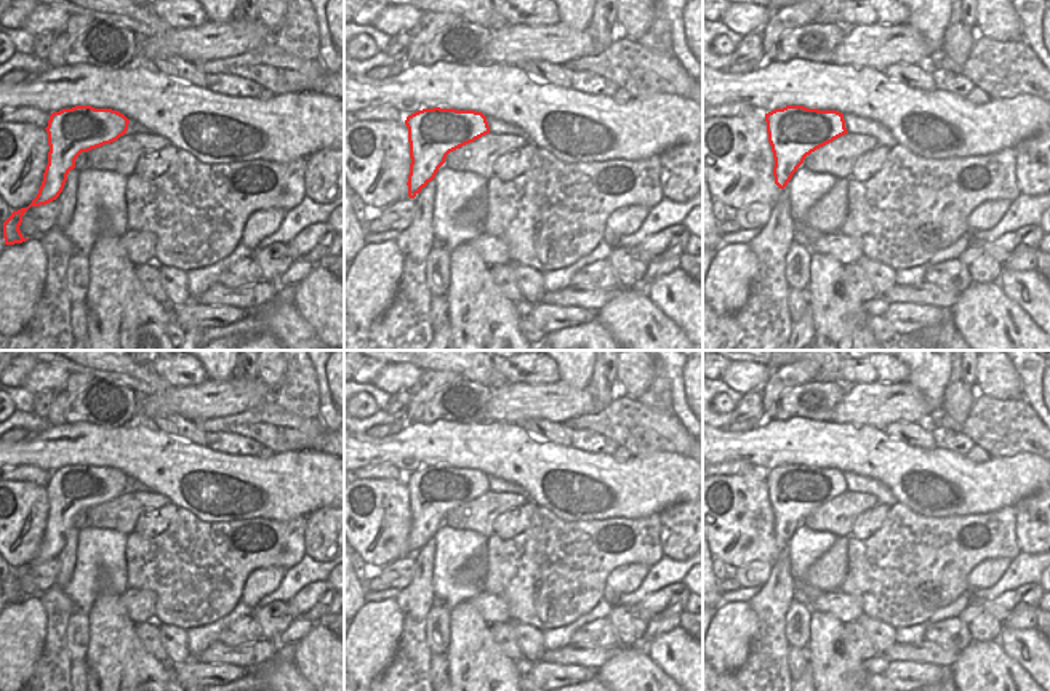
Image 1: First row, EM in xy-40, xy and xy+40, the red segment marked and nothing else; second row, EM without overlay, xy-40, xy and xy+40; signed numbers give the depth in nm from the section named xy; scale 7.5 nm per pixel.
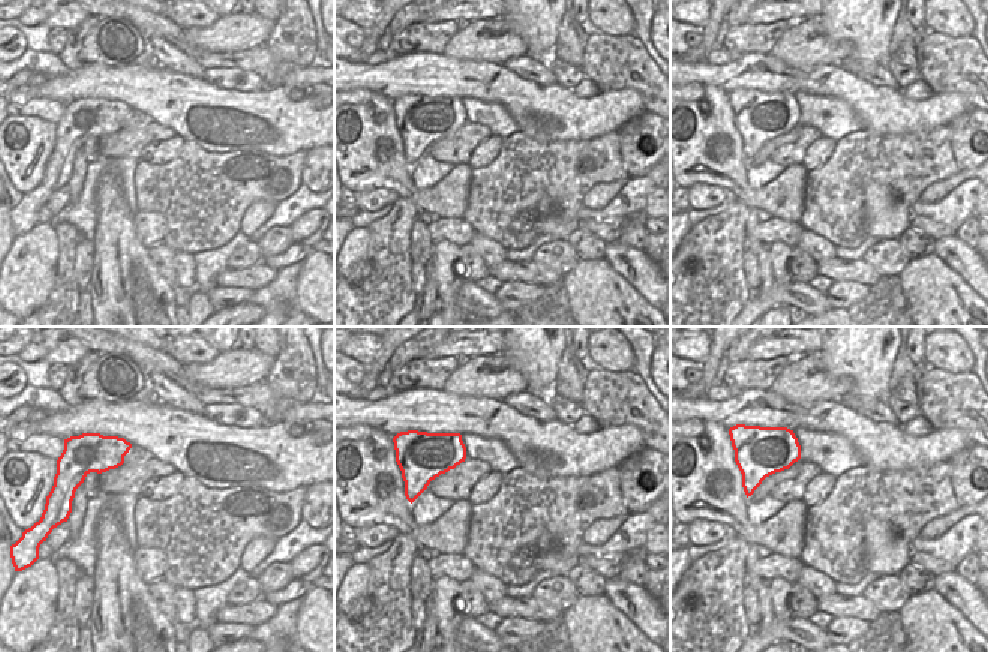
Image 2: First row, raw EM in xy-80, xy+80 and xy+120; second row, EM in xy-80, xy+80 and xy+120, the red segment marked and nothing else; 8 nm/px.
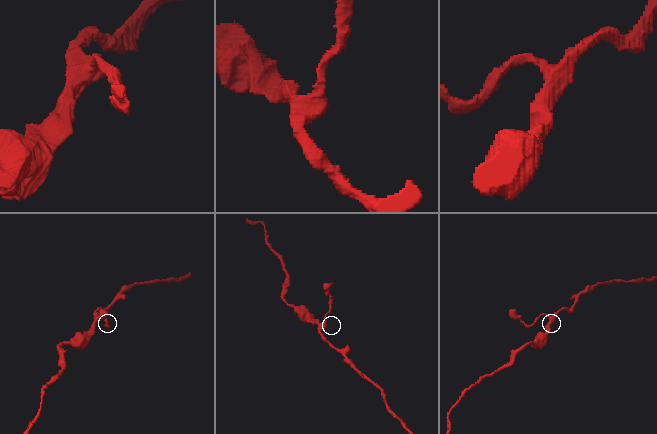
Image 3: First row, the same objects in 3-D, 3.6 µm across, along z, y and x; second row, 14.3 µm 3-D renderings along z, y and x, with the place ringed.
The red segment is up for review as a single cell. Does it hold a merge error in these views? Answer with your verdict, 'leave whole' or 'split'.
leave whole

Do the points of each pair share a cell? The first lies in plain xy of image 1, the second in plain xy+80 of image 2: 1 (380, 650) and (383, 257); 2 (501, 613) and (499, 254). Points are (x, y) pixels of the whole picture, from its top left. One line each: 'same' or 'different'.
1: different
2: different

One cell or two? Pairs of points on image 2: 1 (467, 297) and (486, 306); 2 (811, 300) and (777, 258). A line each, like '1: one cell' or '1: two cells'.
1: one cell
2: two cells

